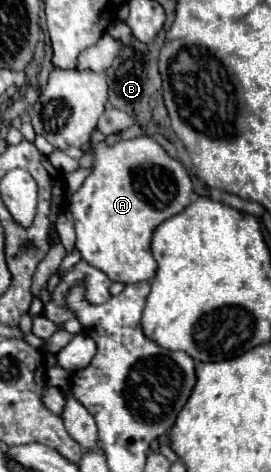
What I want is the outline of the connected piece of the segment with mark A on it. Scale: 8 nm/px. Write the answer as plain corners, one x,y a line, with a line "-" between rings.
138,136
132,140
116,142
114,146
102,142
94,150
94,172
84,180
82,188
68,198
68,208
74,216
76,248
90,266
102,270
112,282
148,282
156,276
158,268
150,252
152,232
164,220
180,214
180,210
184,210
190,204
190,196
192,186
188,172
176,158
168,156
168,152
154,138

